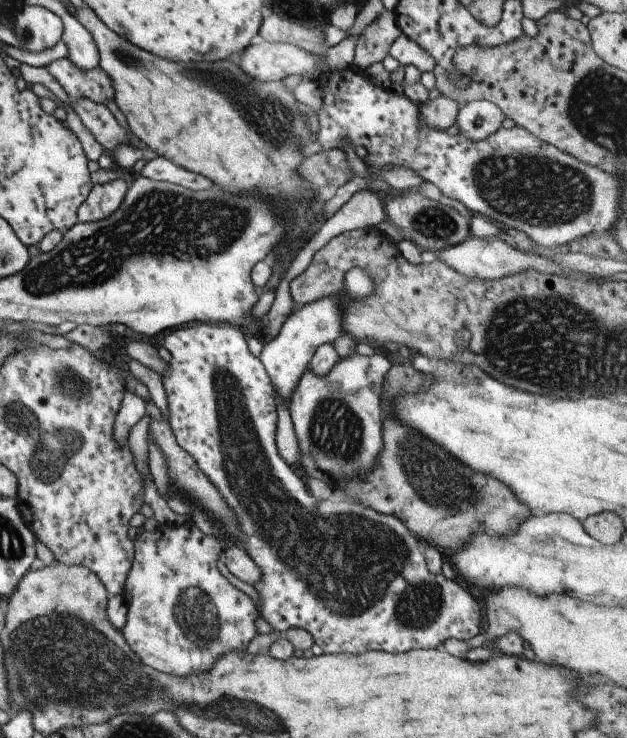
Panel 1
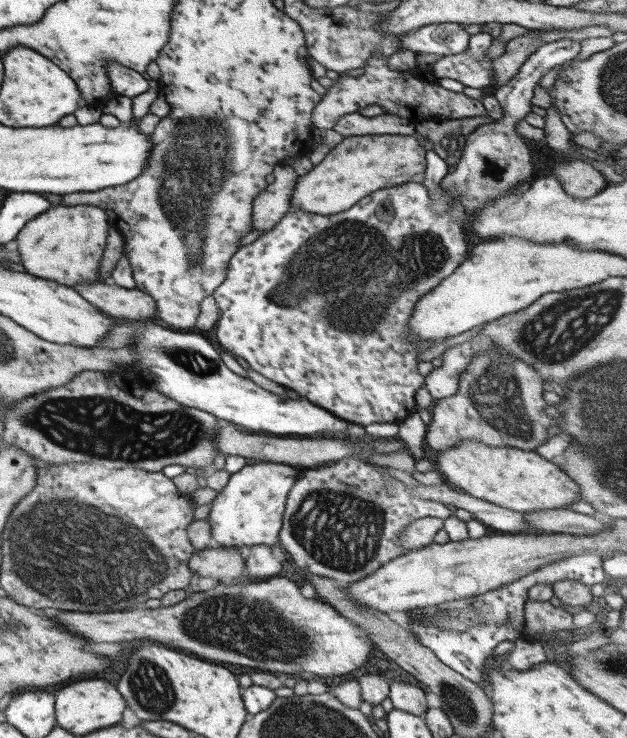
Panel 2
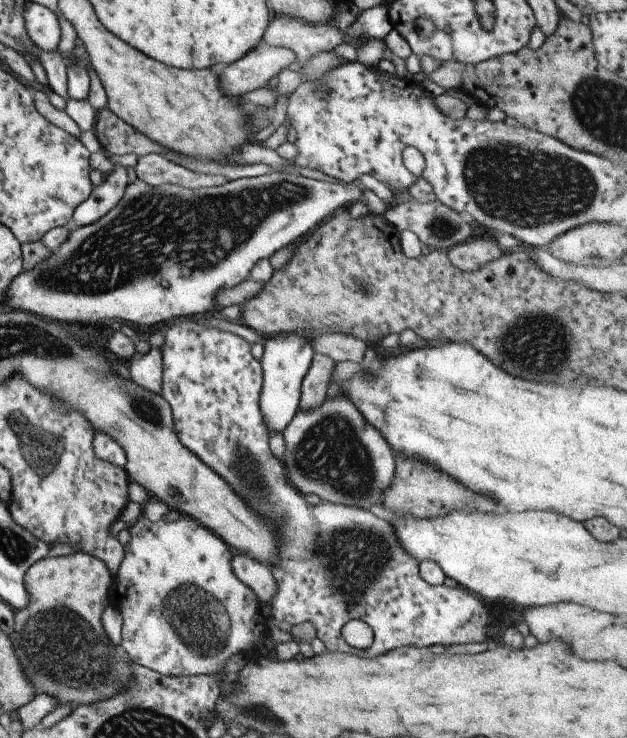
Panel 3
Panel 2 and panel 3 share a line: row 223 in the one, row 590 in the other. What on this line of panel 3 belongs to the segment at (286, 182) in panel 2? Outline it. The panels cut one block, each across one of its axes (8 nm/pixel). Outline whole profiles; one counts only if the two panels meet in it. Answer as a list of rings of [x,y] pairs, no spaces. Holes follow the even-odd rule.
[[[242,553],[232,556],[230,564],[236,578],[241,580],[248,588],[251,588],[260,602],[264,602],[264,604],[270,606],[272,596],[278,592],[276,579],[270,567]]]

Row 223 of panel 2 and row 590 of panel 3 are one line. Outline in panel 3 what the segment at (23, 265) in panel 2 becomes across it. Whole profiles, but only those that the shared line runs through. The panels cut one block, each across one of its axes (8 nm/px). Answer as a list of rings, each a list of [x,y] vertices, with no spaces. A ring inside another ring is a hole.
[[[78,551],[66,556],[44,557],[28,568],[24,586],[30,602],[26,608],[14,610],[14,628],[8,638],[26,678],[34,686],[35,695],[50,694],[58,700],[58,706],[69,704],[74,712],[77,706],[112,698],[130,686],[131,658],[120,646],[110,642],[101,620],[104,609],[110,606],[114,585],[112,574],[102,560]]]

